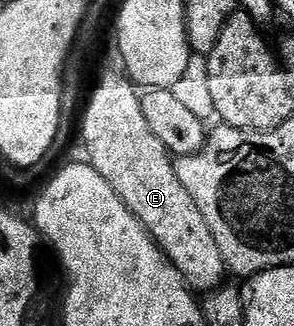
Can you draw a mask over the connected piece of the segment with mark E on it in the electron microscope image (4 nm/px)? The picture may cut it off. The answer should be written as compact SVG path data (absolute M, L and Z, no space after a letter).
M108 73L97 83L96 90L93 91L92 98L89 99L88 106L84 109L84 122L80 125L80 137L84 140L84 153L88 156L85 157L87 164L91 165L94 171L98 171L98 175L102 175L106 183L110 183L118 199L122 199L124 206L136 216L148 236L155 241L157 249L164 254L168 264L193 290L215 291L221 288L223 281L220 280L226 277L224 256L220 254L220 248L214 243L186 187L182 187L176 174L172 154L166 147L162 147L162 143L158 143L154 131L150 131L150 126L146 124L146 118L142 116L140 99L141 94L137 86L127 76L119 77L116 73Z

